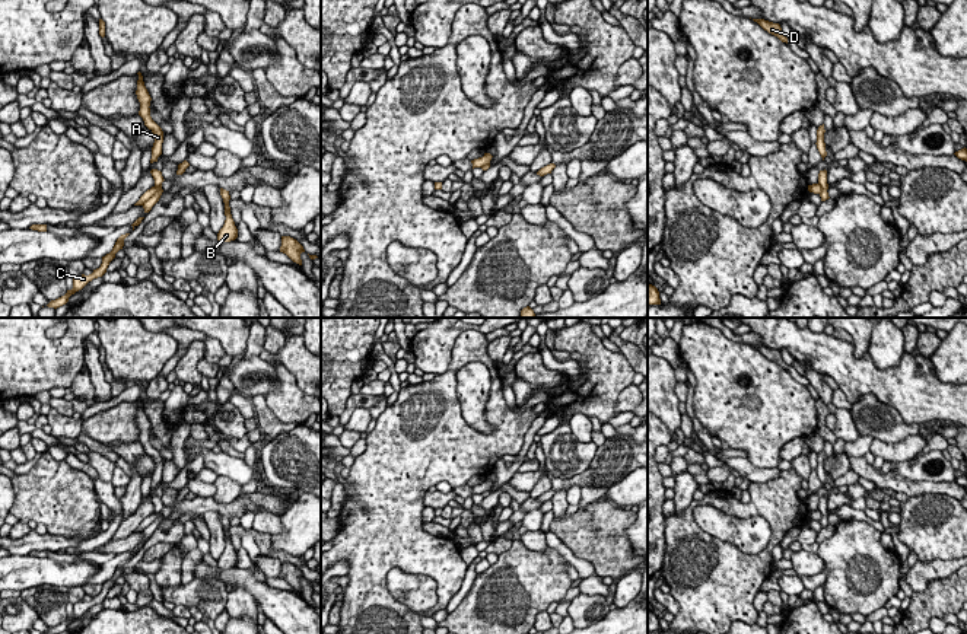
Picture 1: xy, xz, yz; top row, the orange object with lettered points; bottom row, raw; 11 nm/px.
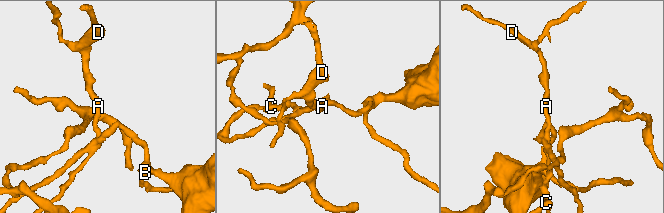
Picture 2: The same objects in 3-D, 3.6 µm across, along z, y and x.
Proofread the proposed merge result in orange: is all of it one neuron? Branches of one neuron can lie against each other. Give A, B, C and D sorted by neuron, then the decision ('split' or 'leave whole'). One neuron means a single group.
A B C D | leave whole

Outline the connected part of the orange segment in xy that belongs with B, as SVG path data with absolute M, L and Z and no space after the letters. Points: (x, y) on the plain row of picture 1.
M220 514L220 522L222 522L223 529L225 529L226 547L225 547L223 554L217 560L217 567L230 568L230 567L235 567L238 564L238 555L235 552L235 548L233 548L232 541L230 541L230 533L229 533L230 522L229 522L229 517L226 517L223 514Z

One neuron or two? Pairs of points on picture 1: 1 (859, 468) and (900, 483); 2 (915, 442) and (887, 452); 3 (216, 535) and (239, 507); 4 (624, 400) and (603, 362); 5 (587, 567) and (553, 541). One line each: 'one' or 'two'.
1: one
2: one
3: two
4: two
5: one

